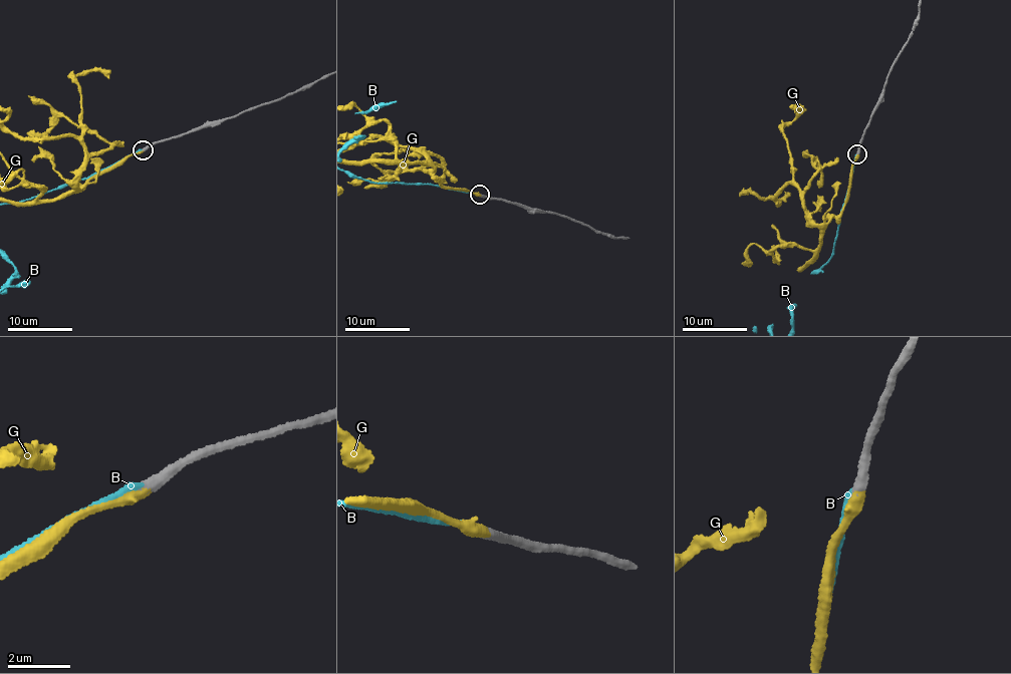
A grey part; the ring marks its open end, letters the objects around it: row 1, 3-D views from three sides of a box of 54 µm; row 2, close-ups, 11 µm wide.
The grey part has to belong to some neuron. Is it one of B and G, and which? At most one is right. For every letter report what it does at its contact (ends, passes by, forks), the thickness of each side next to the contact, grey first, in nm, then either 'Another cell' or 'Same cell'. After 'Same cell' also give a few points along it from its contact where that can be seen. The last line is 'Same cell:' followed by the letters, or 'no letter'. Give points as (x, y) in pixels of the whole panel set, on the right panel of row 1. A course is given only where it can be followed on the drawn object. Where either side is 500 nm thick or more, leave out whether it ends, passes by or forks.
B: It ends there. Thickness 320 nm (grey) against 160 nm. Another cell
G: It ends there. Thickness 360 nm (grey) against 400 nm. Same cell
Same cell: G

